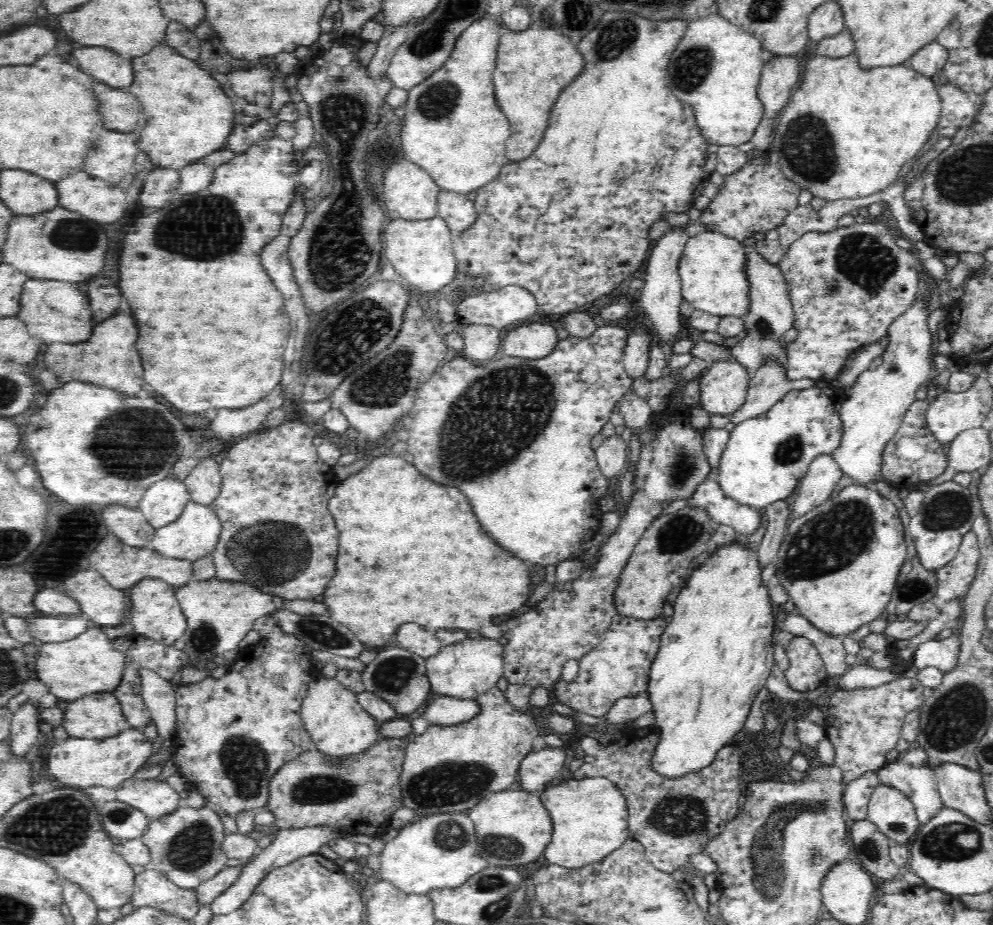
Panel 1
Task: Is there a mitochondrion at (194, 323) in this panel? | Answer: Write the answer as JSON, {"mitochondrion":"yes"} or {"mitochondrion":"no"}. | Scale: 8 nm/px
{"mitochondrion":"no"}

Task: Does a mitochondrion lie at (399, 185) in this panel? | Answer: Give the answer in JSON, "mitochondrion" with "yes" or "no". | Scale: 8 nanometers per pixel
{"mitochondrion":"no"}

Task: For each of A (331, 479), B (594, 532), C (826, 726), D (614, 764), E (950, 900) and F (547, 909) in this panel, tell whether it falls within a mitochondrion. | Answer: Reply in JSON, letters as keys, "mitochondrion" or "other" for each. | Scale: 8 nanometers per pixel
{"A":"other","B":"other","C":"other","D":"other","E":"other","F":"other"}

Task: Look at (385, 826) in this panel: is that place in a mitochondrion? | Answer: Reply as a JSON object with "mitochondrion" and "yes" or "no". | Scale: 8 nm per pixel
{"mitochondrion":"no"}

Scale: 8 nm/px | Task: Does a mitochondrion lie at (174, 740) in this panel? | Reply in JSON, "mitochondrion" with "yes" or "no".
{"mitochondrion":"no"}

